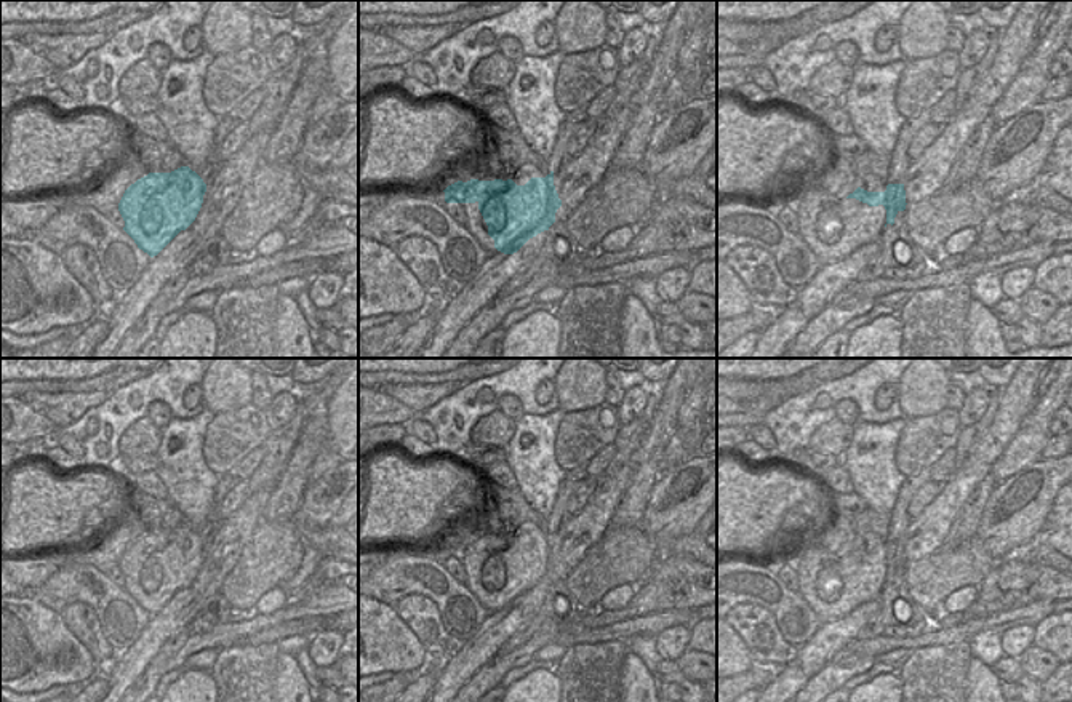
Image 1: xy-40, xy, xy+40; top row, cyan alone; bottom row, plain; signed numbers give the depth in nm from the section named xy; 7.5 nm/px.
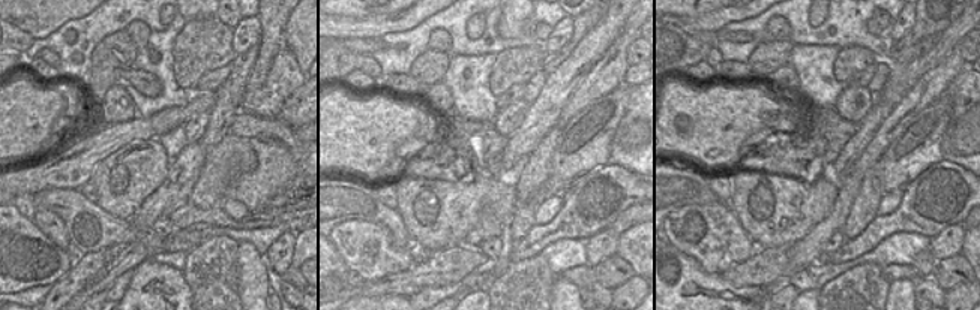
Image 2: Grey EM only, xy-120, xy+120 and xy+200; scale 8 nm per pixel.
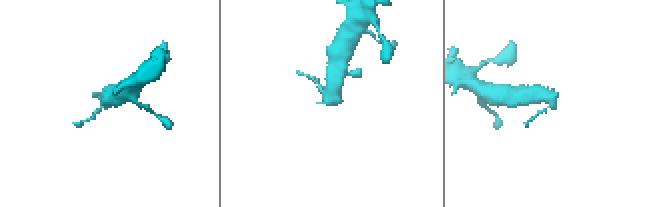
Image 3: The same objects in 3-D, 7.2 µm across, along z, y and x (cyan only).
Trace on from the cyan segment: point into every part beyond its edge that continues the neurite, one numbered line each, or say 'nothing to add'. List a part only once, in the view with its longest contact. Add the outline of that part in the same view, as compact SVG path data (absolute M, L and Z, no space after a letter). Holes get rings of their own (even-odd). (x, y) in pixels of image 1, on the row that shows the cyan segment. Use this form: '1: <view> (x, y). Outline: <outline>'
1: xy (464, 221). Outline: M445 192L438 193L438 211L453 238L459 241L485 243L494 248L494 240L488 235L488 225L475 203L446 203Z

